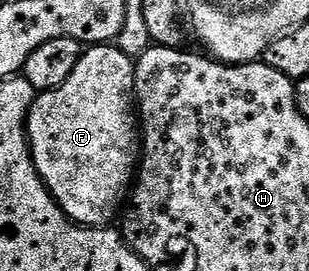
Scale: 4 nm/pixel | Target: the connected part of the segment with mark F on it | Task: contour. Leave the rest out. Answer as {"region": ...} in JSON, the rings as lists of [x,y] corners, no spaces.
{"region":[[[116,45],[89,46],[82,53],[75,72],[59,88],[38,93],[29,110],[27,133],[33,163],[45,187],[61,206],[69,221],[79,226],[105,228],[117,213],[122,213],[143,149],[143,135],[139,129],[139,114],[135,109],[135,62]]]}

